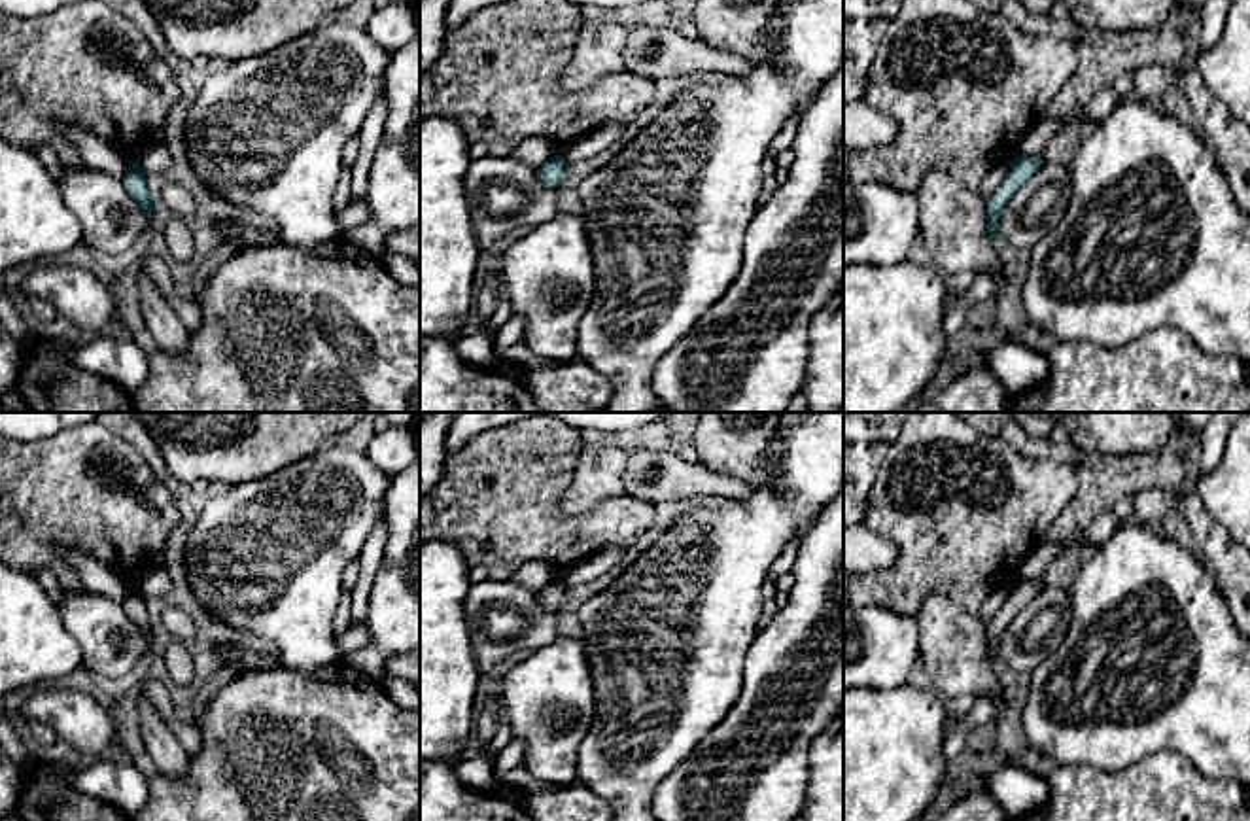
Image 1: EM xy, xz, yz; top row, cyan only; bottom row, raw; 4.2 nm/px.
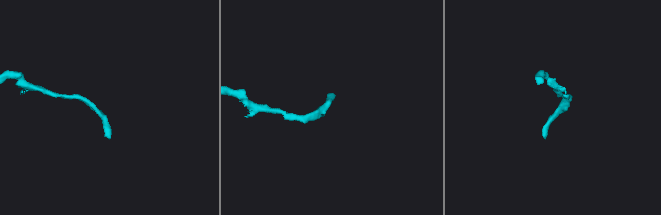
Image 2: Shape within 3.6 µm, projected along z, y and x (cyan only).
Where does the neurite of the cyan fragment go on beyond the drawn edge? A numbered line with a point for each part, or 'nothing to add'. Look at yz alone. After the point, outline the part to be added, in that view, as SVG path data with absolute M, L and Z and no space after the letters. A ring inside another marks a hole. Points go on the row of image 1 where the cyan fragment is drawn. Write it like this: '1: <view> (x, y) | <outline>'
nothing to add

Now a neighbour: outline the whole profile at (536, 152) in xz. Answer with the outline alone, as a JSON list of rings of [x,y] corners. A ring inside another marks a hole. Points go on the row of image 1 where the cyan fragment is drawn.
[[[531,138],[520,144],[511,157],[528,166],[541,168],[550,157],[564,155],[567,146],[556,144],[550,138]]]

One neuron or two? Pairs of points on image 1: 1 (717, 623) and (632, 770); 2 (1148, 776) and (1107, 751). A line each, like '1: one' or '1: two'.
1: one
2: two

